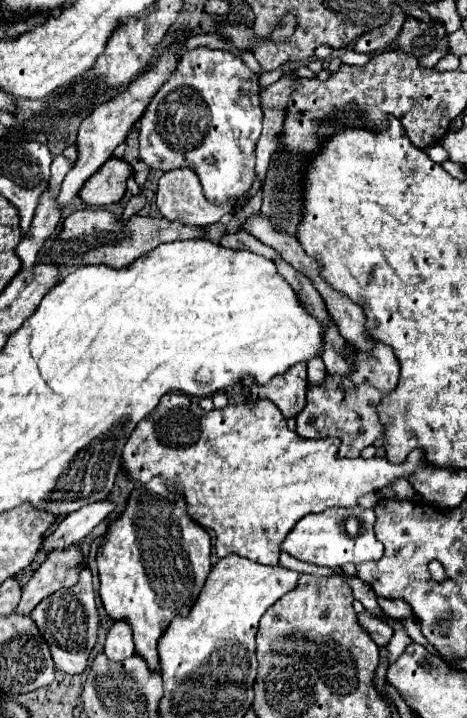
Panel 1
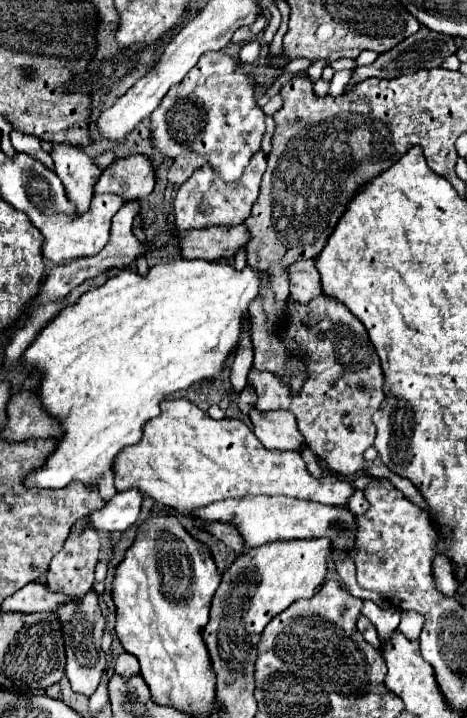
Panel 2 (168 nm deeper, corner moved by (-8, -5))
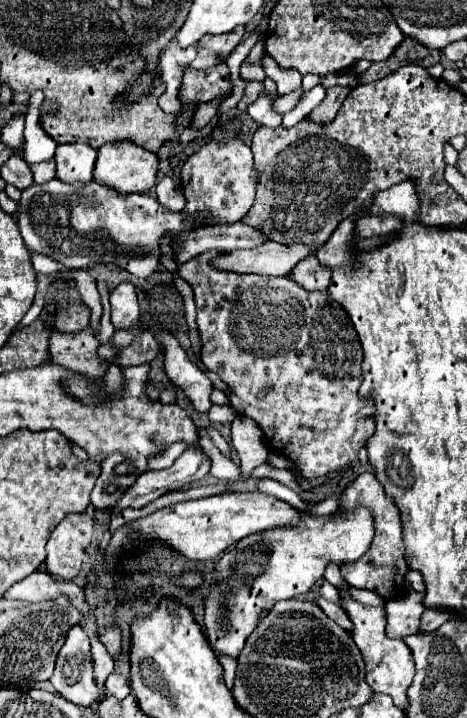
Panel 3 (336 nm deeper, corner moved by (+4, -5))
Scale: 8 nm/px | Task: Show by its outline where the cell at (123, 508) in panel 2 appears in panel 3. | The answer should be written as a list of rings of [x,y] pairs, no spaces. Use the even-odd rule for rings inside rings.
[[[192,450],[184,452],[176,458],[176,462],[170,468],[148,470],[140,474],[136,482],[124,490],[120,500],[106,512],[118,514],[124,508],[142,508],[170,490],[178,490],[190,482],[202,480],[208,474],[208,470],[210,462],[208,458],[204,458],[204,454],[192,454]]]

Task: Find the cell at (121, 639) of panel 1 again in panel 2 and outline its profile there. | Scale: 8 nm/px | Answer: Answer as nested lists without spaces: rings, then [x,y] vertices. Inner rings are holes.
[[[124,652],[124,654],[120,654],[120,656],[116,658],[114,670],[116,670],[116,674],[120,674],[122,678],[130,678],[130,676],[138,674],[140,666],[138,666],[138,660],[136,660],[132,654]]]

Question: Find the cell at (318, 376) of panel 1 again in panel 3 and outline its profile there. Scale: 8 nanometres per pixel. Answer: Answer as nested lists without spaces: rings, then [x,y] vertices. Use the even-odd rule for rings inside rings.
[[[306,258],[306,262],[298,262],[298,266],[288,274],[290,280],[294,280],[298,286],[302,286],[308,292],[324,290],[330,280],[330,270],[324,268],[316,258]]]

